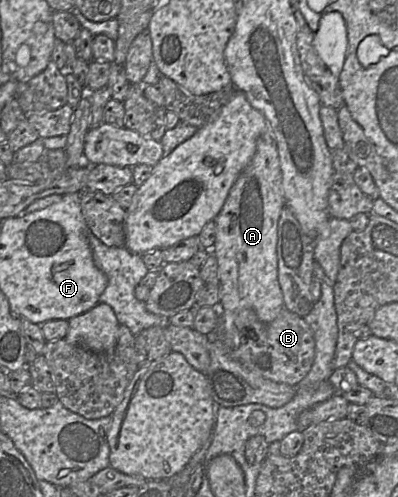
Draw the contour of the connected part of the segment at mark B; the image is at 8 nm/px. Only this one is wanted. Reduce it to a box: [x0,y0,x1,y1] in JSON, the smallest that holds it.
[207,307,315,386]

